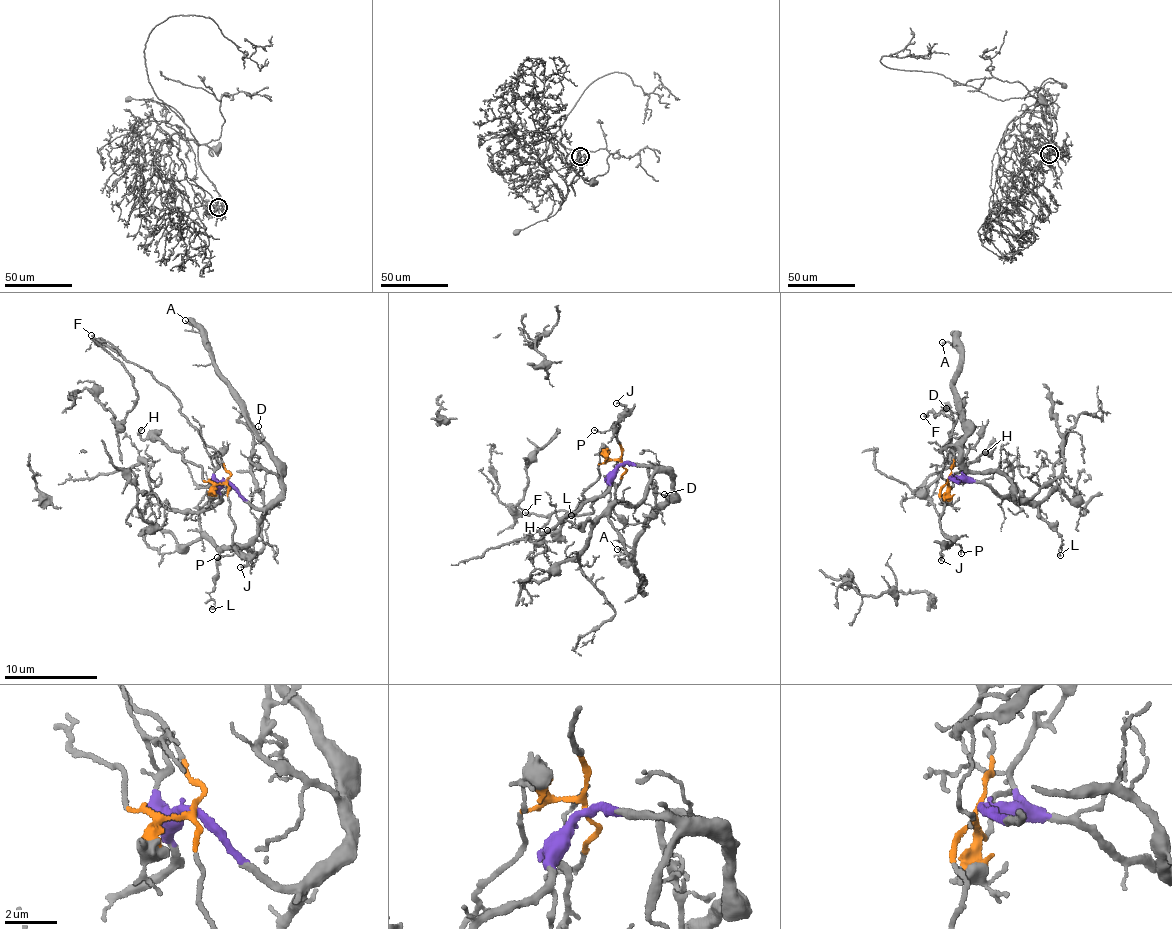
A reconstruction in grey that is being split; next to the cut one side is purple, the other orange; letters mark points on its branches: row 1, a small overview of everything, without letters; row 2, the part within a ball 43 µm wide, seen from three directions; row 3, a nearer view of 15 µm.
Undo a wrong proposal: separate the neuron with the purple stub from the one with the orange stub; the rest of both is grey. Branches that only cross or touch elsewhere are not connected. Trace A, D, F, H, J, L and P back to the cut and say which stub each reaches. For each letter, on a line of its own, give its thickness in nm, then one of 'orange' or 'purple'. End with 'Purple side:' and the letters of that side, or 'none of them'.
A: calibre 90 nm; purple
D: calibre 90 nm; purple
F: calibre 190 nm; orange
H: calibre 160 nm; orange
J: calibre 120 nm; orange
L: calibre 120 nm; purple
P: calibre 100 nm; orange
Purple side: A, D, L

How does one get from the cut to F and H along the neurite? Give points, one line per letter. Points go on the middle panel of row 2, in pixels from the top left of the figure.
F: (622, 463), (626, 471), (621, 483), (593, 502), (592, 514), (570, 514), (557, 510), (547, 517), (525, 511)
H: (622, 463), (616, 459), (605, 460), (598, 475), (558, 530), (545, 534), (548, 530)

